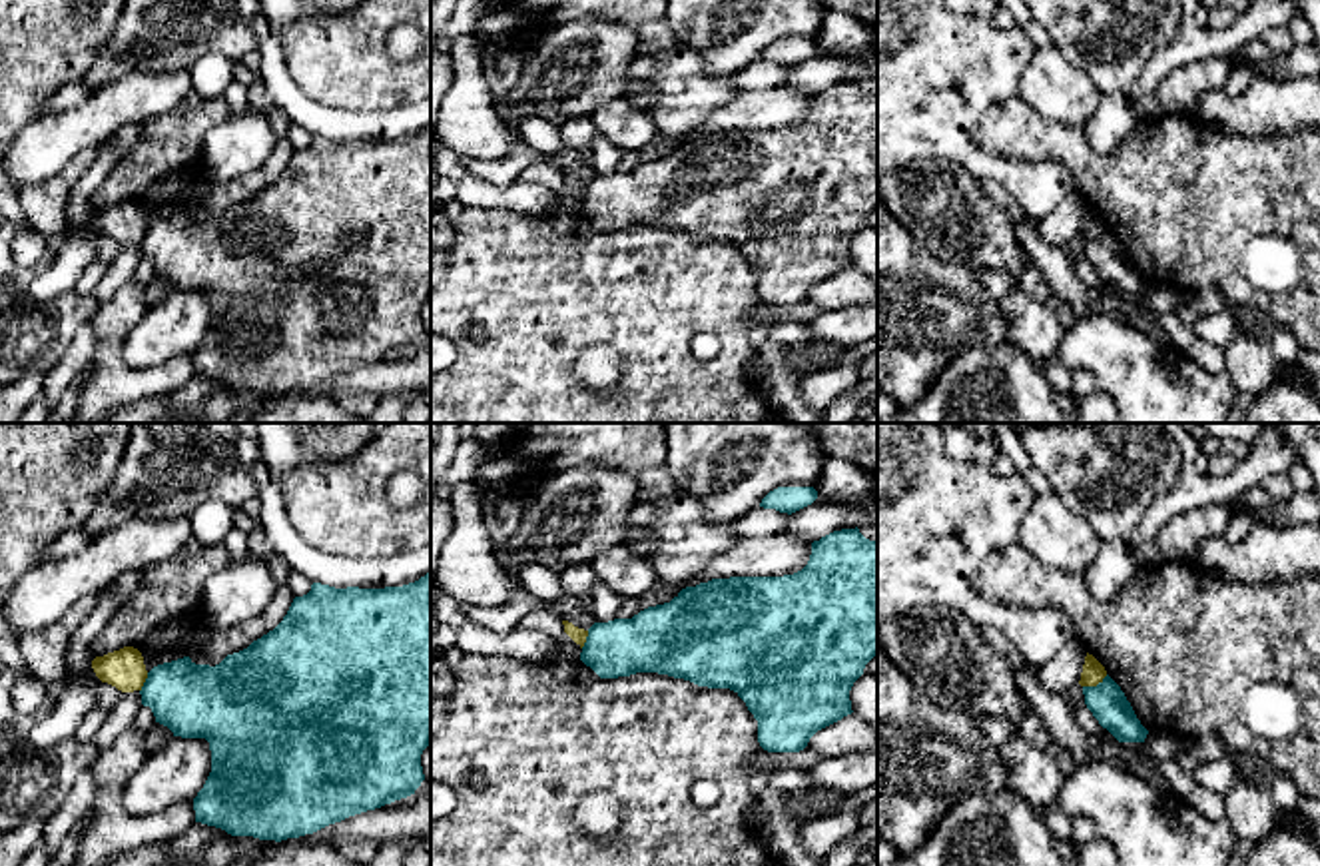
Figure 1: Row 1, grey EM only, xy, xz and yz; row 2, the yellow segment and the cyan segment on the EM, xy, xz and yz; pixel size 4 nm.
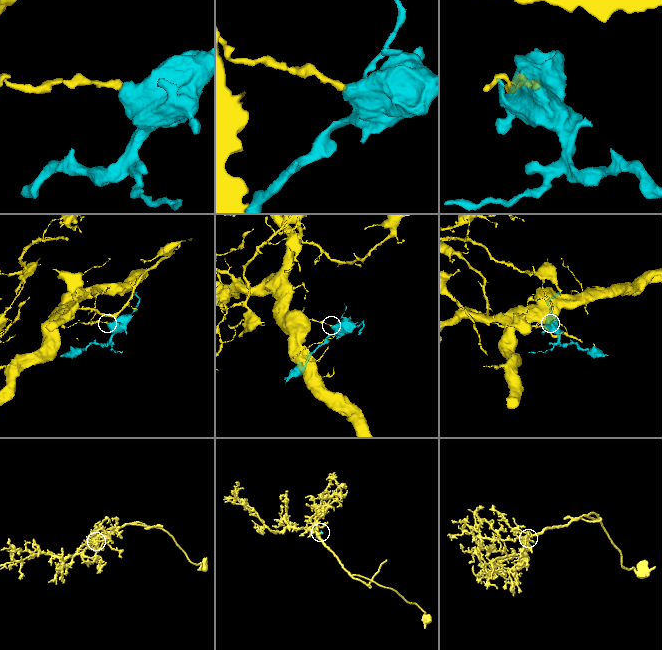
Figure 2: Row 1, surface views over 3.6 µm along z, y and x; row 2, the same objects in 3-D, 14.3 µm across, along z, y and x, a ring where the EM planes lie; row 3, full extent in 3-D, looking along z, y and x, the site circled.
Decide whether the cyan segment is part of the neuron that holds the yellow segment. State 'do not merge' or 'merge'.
do not merge

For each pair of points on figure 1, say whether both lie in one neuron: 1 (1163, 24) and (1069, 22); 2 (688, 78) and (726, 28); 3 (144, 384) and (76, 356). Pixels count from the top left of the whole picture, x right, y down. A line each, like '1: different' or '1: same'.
1: same
2: different
3: different

